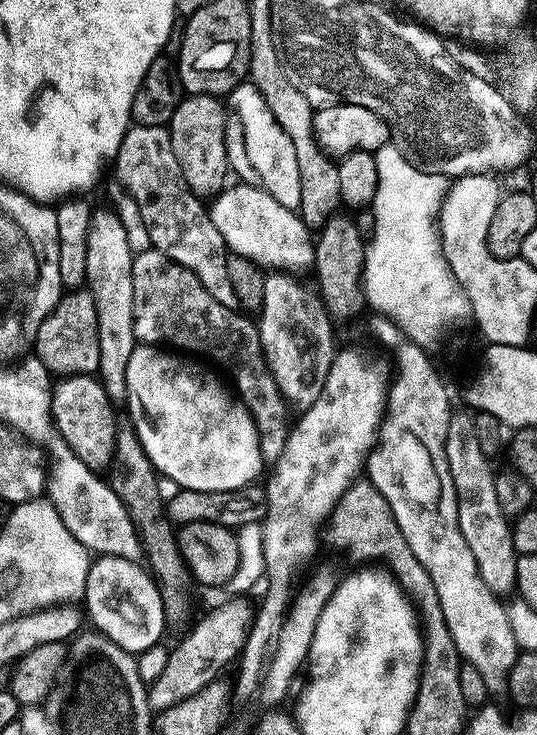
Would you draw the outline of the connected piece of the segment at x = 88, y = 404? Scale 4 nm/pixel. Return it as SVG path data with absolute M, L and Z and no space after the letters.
M88 375L66 376L55 381L52 389L52 423L55 424L57 431L60 432L61 438L66 442L66 446L70 446L70 450L78 458L82 458L82 462L86 462L88 468L102 470L112 461L112 447L115 444L118 420L112 414L113 405L108 399L104 385L100 383L95 375Z

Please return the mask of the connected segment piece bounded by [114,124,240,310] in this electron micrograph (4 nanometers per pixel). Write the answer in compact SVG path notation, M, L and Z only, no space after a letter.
M132 124L118 146L114 167L115 179L128 191L130 198L138 202L152 247L194 273L214 302L233 310L239 309L238 294L234 294L230 274L226 274L230 255L228 246L222 234L218 234L218 226L214 226L209 218L205 201L187 185L174 158L167 127Z

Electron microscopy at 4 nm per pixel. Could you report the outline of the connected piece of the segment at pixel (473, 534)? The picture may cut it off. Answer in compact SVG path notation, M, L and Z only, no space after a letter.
M453 411L448 420L444 444L450 478L456 491L458 526L462 530L462 538L466 538L466 546L470 546L470 554L474 554L474 562L478 566L478 574L482 574L482 582L486 582L492 592L503 594L516 586L517 555L512 545L510 520L502 514L502 506L498 506L494 491L496 472L488 465L491 464L490 457L478 446L478 434L474 434L472 421L473 413L463 411Z

